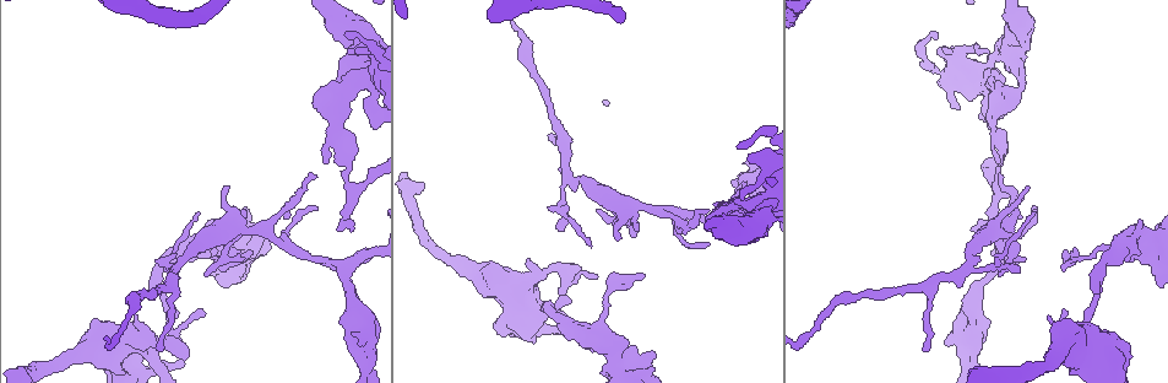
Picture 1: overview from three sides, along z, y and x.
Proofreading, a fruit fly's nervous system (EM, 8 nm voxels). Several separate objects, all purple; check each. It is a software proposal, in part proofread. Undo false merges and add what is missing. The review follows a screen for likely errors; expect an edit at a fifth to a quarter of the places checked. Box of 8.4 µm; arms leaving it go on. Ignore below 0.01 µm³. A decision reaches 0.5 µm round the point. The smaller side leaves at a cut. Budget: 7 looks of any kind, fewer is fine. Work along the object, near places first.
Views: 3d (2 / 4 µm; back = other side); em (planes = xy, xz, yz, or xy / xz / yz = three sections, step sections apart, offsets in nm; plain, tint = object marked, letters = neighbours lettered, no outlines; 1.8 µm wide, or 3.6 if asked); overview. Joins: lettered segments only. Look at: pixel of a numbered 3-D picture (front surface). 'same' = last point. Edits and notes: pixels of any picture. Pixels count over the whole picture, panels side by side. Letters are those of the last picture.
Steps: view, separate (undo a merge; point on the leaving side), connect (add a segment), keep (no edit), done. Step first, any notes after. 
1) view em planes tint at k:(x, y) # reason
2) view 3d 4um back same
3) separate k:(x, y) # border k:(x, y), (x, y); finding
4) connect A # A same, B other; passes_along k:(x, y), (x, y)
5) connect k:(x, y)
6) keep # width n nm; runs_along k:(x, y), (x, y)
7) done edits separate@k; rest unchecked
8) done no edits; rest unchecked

view 3d 4um at 1:(645, 363) # calibre changes

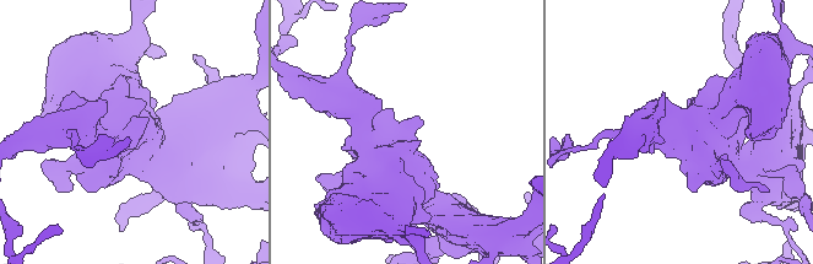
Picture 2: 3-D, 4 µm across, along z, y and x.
view em 3.6um planes tint at 2:(403, 135) # now the EM

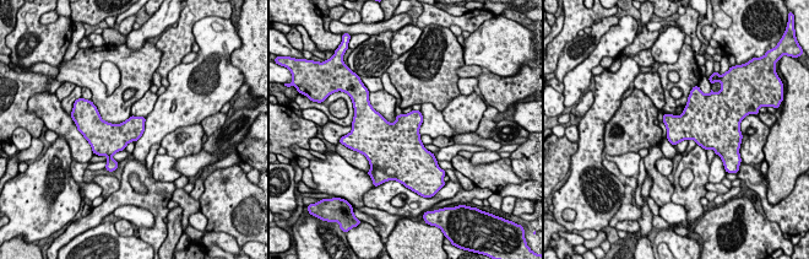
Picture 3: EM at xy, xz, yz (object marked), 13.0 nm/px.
view em 3.6um planes letters same

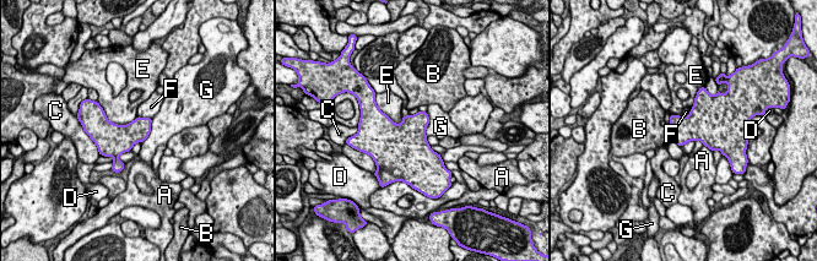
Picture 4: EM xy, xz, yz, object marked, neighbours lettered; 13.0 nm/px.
keep # width 300 nm; A other, B other, C other, D other, E other, F other, G other; border 4:(101, 107), (113, 123), (136, 118); all the same neuron

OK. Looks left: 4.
view 3d 2um back at 1:(641, 273) # thin end

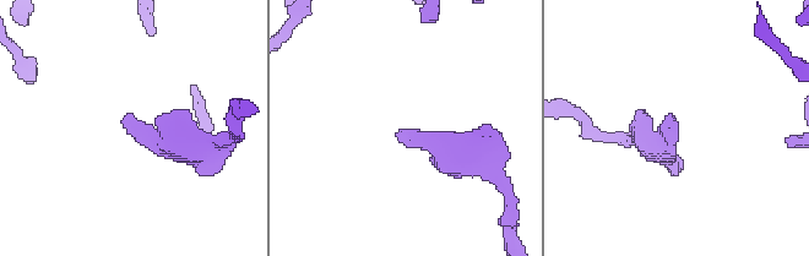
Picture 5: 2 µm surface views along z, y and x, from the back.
view em xz step 16 tint at 5:(677, 121) # now the EM

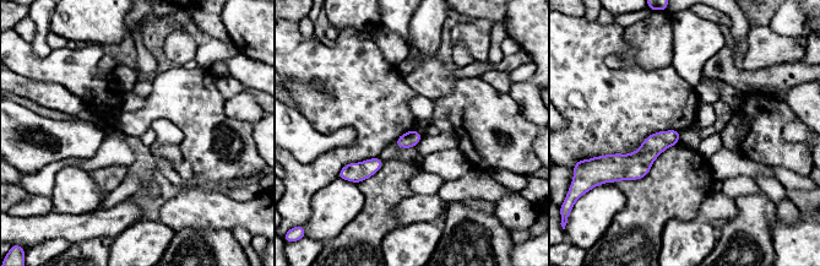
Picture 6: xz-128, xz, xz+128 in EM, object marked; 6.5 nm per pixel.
view em planes letters same # another direction

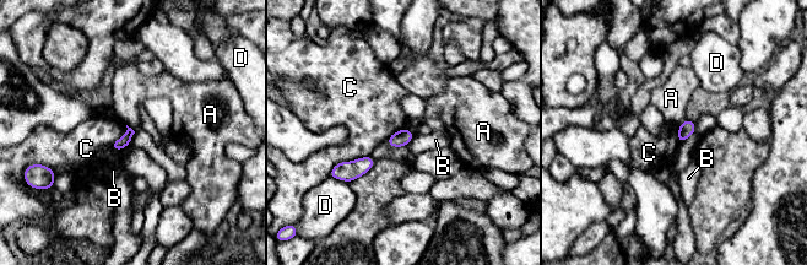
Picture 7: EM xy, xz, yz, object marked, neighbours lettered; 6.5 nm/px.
keep # width 70 nm; A other, B other, C other, D other; no lettered segment goes on from it

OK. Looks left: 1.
view em planes letters at 1:(563, 267) # sharp bend

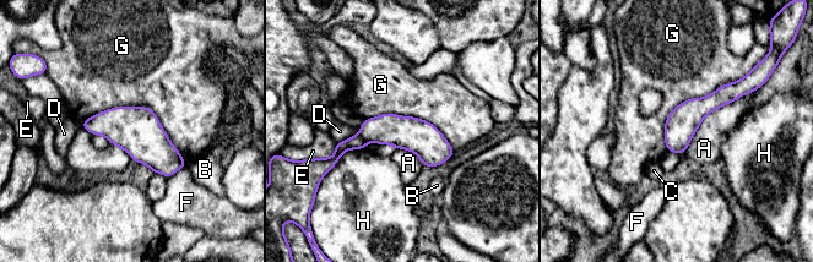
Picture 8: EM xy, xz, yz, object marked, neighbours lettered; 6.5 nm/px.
separate 8:(388, 129) # A other, B other, C other, D other, E other, F other, G other, H other; border 8:(357, 136), (367, 141); a second neuron is stuck on

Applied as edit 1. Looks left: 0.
done edits separate@8; rest unchecked

